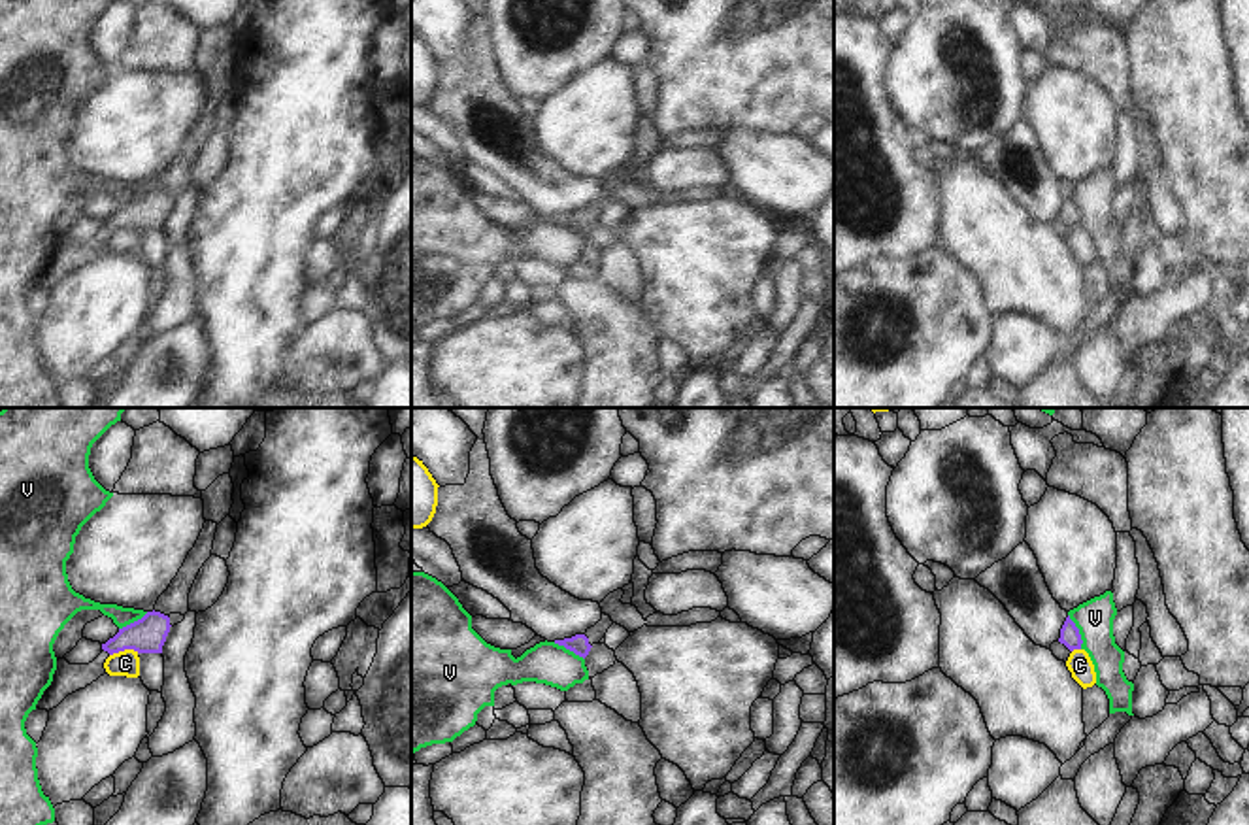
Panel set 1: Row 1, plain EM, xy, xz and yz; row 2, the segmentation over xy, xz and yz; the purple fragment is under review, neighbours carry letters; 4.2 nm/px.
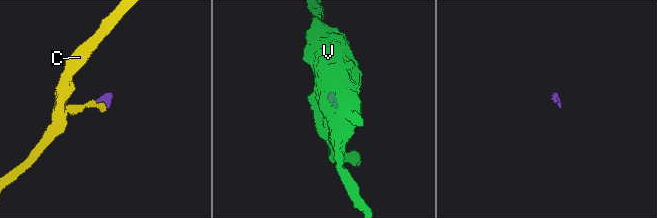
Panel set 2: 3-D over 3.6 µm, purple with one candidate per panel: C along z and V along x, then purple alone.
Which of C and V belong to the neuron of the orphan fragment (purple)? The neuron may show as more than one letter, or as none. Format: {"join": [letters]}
{"join": []}

